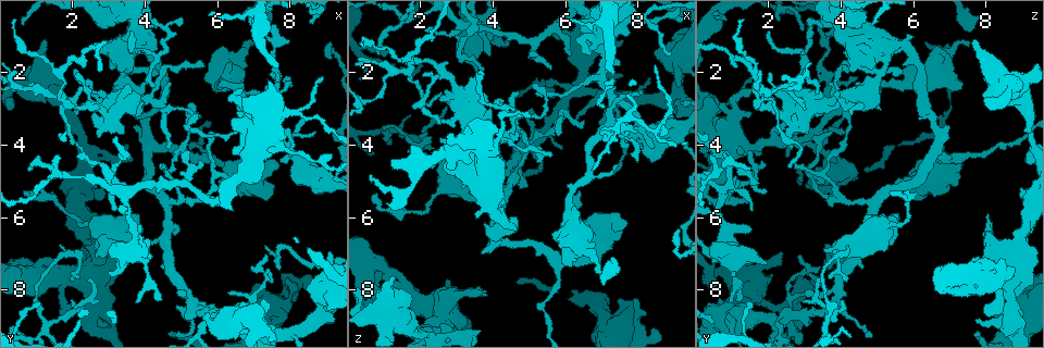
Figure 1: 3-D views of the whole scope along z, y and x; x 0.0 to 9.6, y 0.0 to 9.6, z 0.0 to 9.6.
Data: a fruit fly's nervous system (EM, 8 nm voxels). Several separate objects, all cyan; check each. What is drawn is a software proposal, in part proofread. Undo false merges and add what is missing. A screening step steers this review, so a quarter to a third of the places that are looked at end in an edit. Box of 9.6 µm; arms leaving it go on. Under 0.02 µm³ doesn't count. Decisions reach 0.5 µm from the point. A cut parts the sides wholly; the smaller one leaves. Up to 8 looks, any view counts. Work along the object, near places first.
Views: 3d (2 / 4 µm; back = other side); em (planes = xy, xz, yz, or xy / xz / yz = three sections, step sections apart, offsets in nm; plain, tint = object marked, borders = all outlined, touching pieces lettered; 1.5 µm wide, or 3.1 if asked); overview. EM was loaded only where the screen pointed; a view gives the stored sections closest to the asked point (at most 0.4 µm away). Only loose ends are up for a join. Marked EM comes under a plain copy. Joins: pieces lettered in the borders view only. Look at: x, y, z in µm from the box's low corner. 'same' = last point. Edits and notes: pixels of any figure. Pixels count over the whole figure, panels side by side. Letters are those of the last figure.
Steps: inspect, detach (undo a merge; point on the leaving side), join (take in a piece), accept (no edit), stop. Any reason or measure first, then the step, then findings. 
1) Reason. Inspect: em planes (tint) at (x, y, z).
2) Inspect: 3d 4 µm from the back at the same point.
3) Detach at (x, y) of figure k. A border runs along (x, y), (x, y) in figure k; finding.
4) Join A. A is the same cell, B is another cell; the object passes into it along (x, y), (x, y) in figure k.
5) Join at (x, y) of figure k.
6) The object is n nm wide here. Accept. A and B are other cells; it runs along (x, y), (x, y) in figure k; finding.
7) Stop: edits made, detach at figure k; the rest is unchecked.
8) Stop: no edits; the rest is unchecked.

Thin end. Inspect: em planes (borders) at (2.40, 8.55, 4.15).

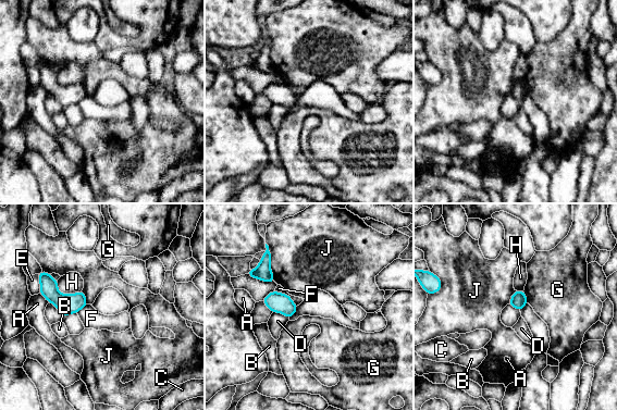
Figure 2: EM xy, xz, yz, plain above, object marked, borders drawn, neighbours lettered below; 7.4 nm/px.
Accept. A, B, C, D, E, F, G, H and J are other cells; a border runs along (523, 290), (528, 302) in figure 2; no lettered piece goes on from it.

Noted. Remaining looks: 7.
Thin end. Inspect: 3d 2 µm at (2.10, 3.15, 4.25).

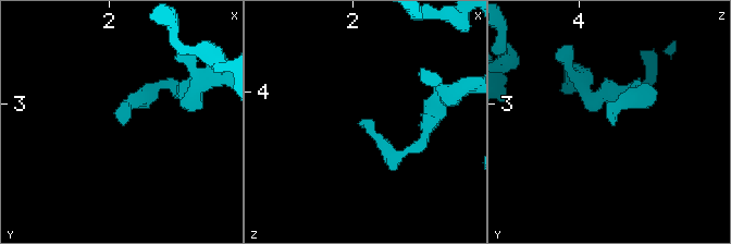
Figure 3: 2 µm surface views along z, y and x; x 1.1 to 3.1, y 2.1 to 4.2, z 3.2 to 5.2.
Need the tissue. Inspect: em planes (borders) at (2.10, 3.14, 4.26).

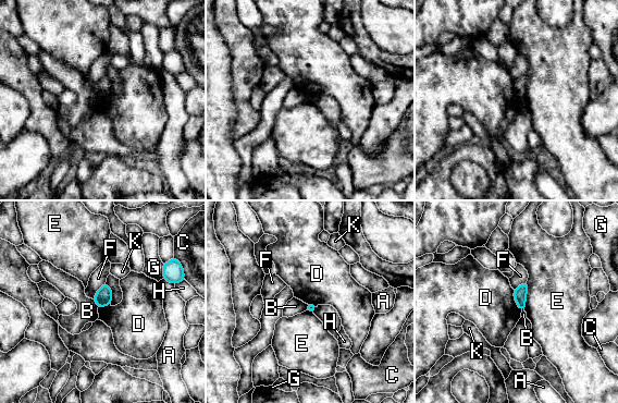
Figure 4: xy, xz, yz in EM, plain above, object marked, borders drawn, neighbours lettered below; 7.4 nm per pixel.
Accept. A, B, C, D, E, F, G, H and K are other cells; a border runs along (514, 290), (514, 300), (521, 310) in figure 4; no lettered piece goes on from it.

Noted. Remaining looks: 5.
Abrupt turn. Inspect: 3d 2 µm at (5.30, 3.50, 2.55).

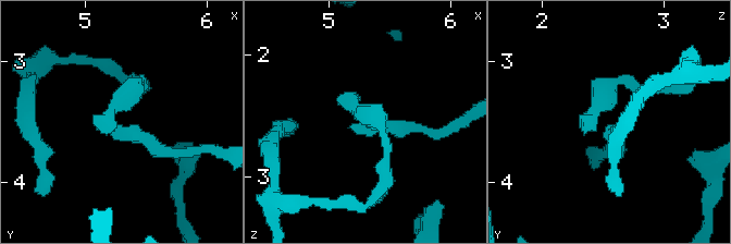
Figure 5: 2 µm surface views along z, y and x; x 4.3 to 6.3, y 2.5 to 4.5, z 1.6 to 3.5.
Need the tissue. Inspect: em xz step 8 (borders) at (5.28, 3.44, 2.52).

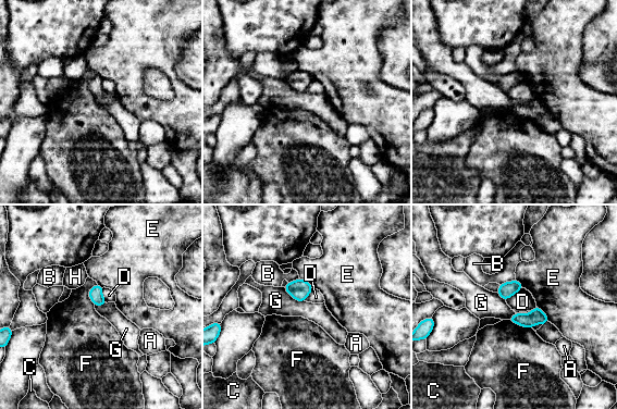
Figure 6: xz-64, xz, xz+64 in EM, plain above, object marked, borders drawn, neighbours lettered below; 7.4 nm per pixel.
Accept. A, B, C, D, E, F, G and H are other cells; a border runs along (283, 287), (294, 298), (304, 301) in figure 6; all the same neuron.

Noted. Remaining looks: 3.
Stop: no edits; the rest is unchecked.

